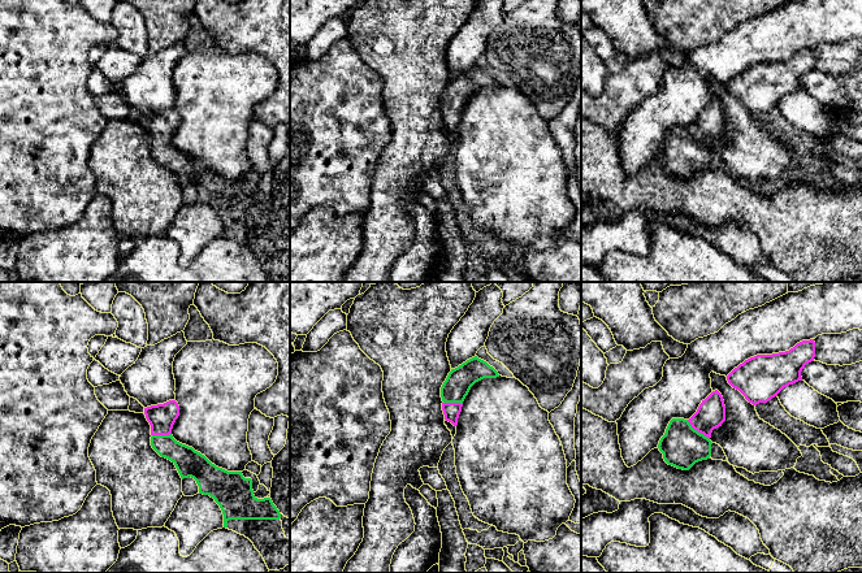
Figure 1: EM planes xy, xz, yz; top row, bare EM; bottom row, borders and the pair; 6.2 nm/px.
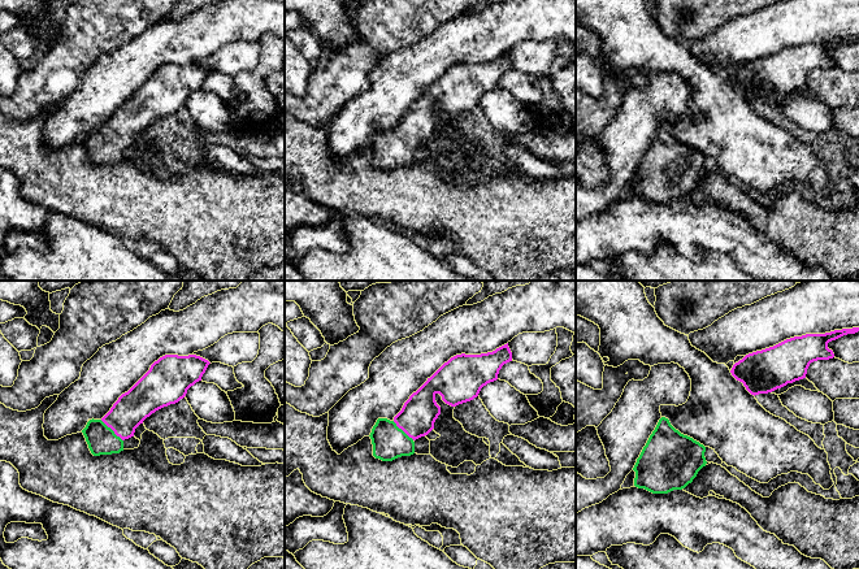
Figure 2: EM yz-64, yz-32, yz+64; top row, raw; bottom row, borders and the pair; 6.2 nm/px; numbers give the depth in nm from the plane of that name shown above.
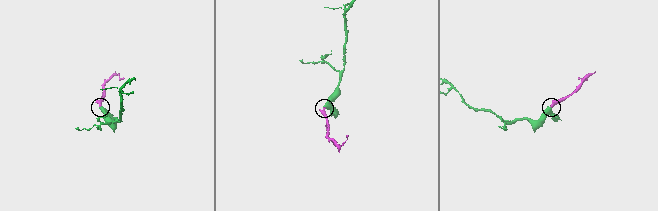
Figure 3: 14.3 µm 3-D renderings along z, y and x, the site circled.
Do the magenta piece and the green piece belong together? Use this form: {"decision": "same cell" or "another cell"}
{"decision": "same cell"}

